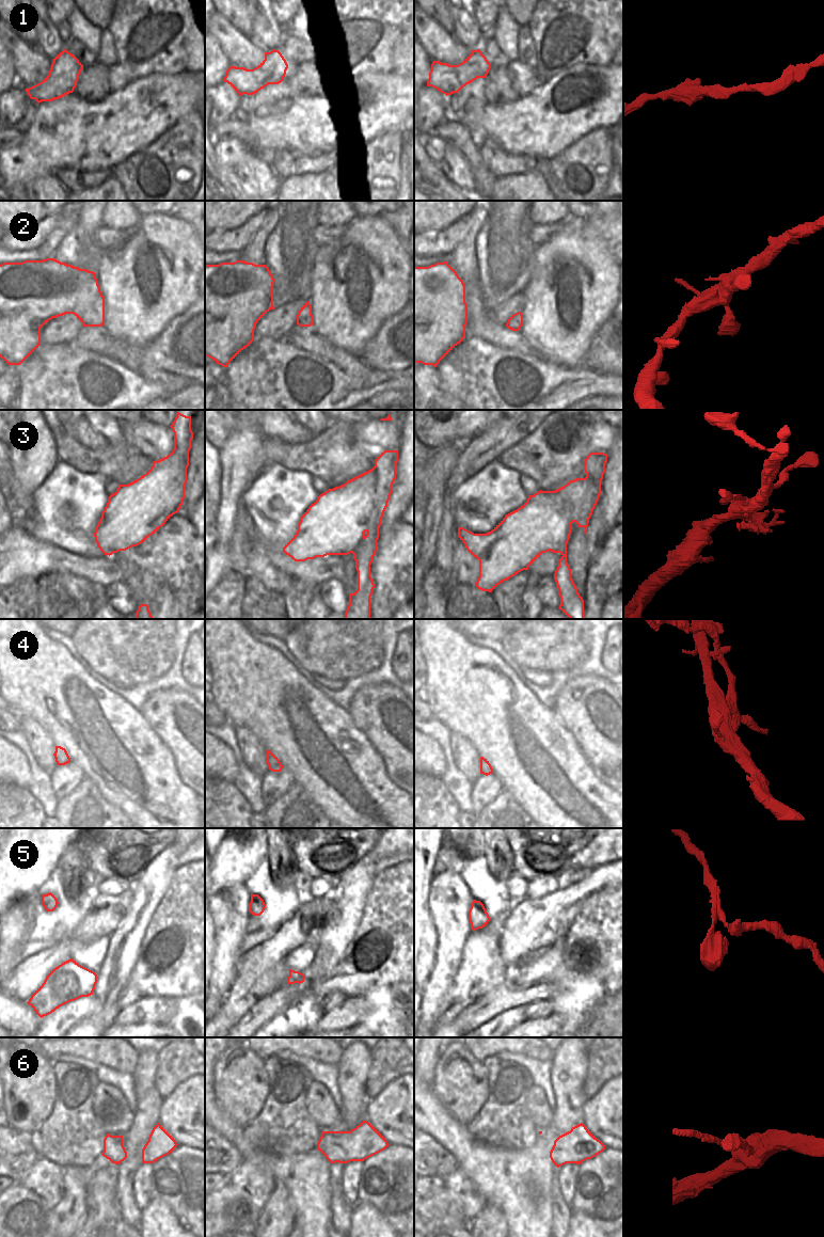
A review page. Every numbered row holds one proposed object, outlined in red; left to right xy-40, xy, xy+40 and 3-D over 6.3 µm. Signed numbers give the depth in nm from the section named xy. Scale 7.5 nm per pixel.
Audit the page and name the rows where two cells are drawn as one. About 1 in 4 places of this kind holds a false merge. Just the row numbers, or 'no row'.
3

